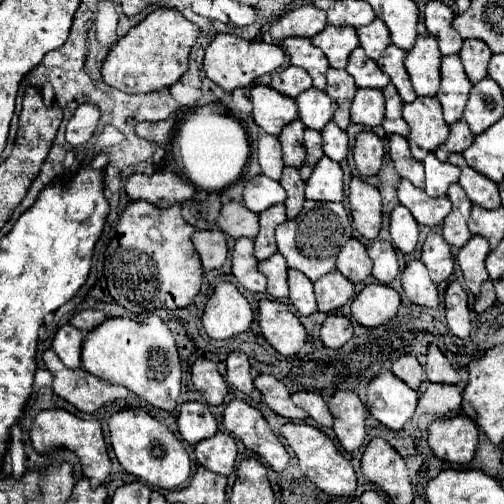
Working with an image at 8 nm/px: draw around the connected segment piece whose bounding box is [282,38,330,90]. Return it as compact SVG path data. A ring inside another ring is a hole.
M286 38L282 44L286 48L286 54L290 56L290 62L304 68L312 76L314 88L324 90L326 70L330 68L328 60L324 60L324 54L308 38Z

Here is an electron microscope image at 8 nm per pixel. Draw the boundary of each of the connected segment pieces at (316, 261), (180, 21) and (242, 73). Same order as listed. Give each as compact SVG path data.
M306 200L296 220L286 220L276 228L278 252L286 258L288 268L304 272L312 282L336 268L336 252L350 240L350 218L342 202L312 202Z
M156 8L110 48L102 64L102 80L126 94L148 94L170 88L188 70L188 54L198 34L200 28L188 22L178 10Z
M216 34L206 48L204 72L216 86L224 88L226 92L232 92L236 88L248 88L256 78L282 68L284 60L286 60L286 54L278 44L248 42L232 34Z

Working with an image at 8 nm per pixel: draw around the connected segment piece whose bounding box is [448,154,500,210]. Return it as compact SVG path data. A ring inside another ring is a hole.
M452 154L448 156L448 162L458 166L462 170L460 174L460 186L464 188L464 192L468 194L468 198L472 200L472 204L484 206L488 210L498 208L500 206L500 194L498 194L498 184L488 180L486 176L482 176L480 172L472 170L462 154Z

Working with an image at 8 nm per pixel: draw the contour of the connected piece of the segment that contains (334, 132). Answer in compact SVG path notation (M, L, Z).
M330 120L320 134L322 134L324 154L326 154L328 158L336 160L336 162L346 160L346 154L348 154L348 136L346 136L346 132L340 130L340 128Z

